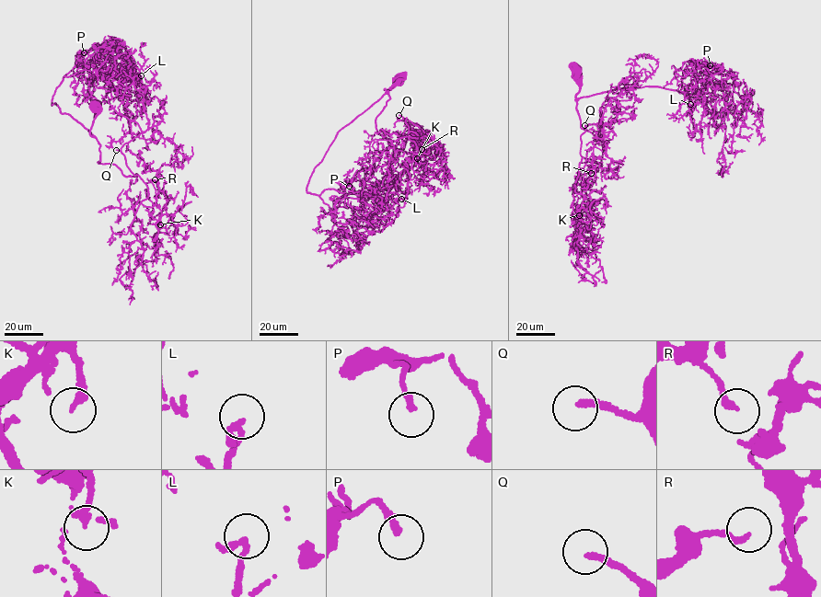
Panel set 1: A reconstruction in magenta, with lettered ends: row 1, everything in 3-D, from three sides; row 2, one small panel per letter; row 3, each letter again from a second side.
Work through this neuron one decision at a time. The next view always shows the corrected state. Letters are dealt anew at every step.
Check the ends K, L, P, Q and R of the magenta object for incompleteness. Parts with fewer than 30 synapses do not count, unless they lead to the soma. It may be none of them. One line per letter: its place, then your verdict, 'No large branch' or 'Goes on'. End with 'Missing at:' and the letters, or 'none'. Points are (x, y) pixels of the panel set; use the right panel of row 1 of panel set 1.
K: Place: (579, 215). No large branch
L: Place: (690, 104). No large branch
P: Place: (710, 65). No large branch
Q: Place: (584, 125). Goes on
R: Place: (591, 173). No large branch
Missing at: Q

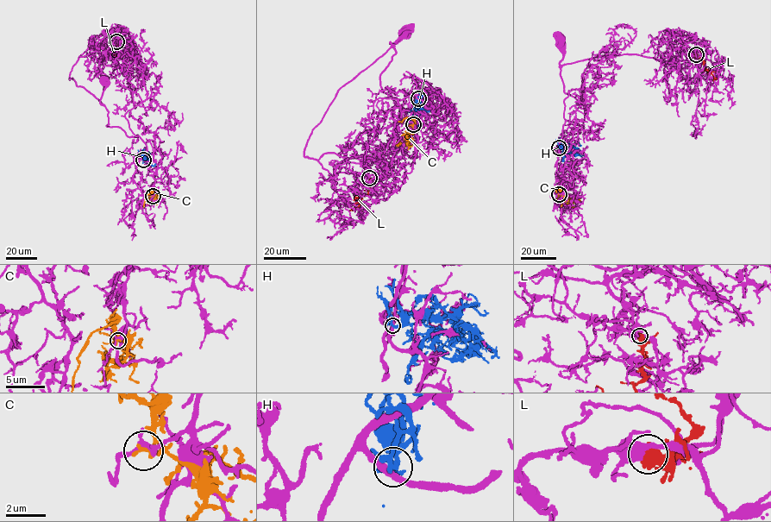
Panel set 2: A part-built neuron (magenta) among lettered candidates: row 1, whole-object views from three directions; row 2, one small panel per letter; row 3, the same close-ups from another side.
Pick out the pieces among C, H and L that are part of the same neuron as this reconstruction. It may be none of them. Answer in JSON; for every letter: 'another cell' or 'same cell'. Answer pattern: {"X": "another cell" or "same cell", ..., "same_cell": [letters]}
{"C": "another cell", "H": "another cell", "L": "another cell", "same_cell": []}

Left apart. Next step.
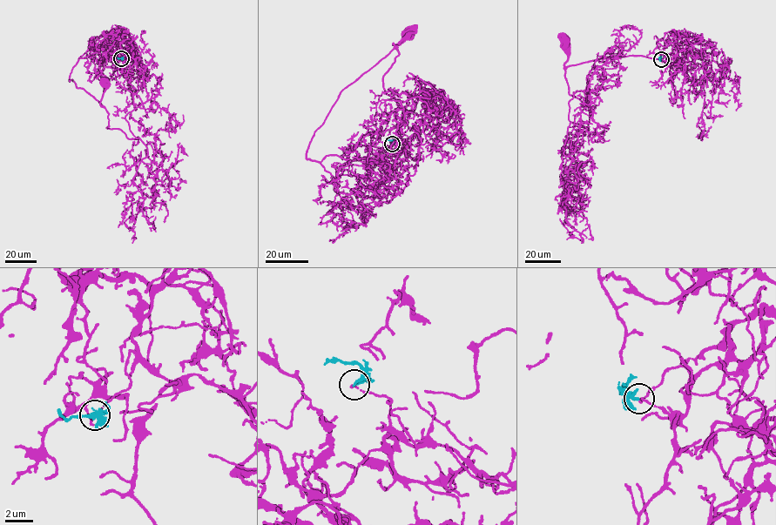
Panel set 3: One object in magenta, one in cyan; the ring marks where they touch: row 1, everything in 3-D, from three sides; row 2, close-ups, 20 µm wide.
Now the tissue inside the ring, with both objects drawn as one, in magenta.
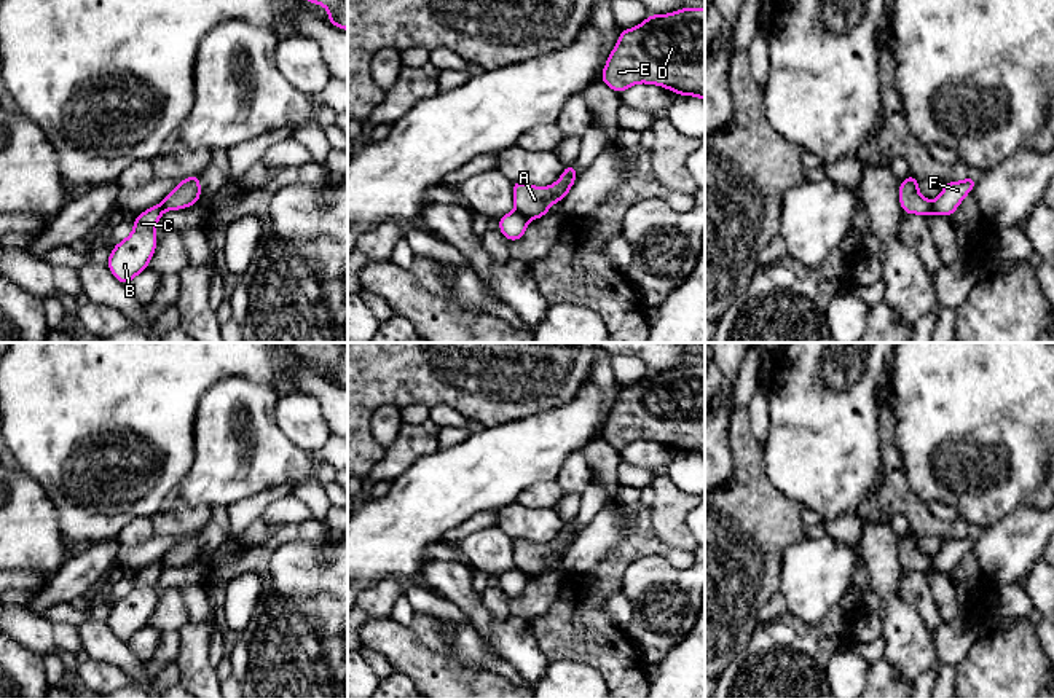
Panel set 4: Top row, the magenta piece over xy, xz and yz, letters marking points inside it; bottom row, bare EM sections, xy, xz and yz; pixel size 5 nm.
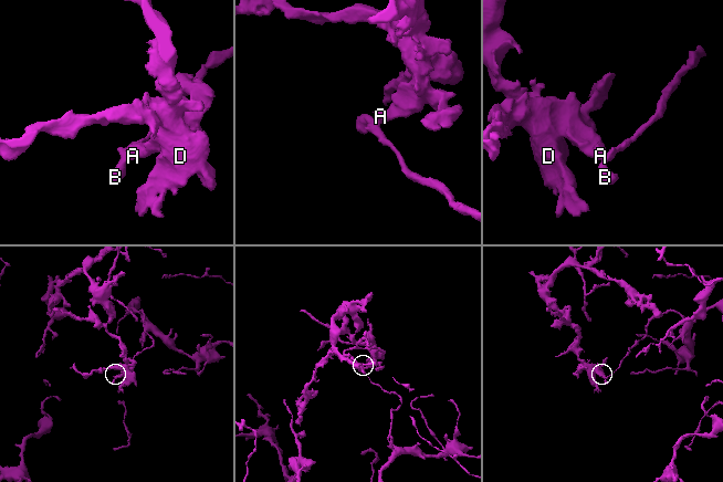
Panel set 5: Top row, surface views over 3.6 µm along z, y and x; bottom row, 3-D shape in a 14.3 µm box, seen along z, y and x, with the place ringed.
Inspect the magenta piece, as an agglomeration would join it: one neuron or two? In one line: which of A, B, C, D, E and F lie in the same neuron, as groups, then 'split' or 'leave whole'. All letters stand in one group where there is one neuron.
A D E / B C F; split

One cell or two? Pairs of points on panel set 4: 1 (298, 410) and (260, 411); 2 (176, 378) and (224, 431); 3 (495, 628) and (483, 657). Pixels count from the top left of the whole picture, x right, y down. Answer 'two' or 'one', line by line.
1: two
2: two
3: two

